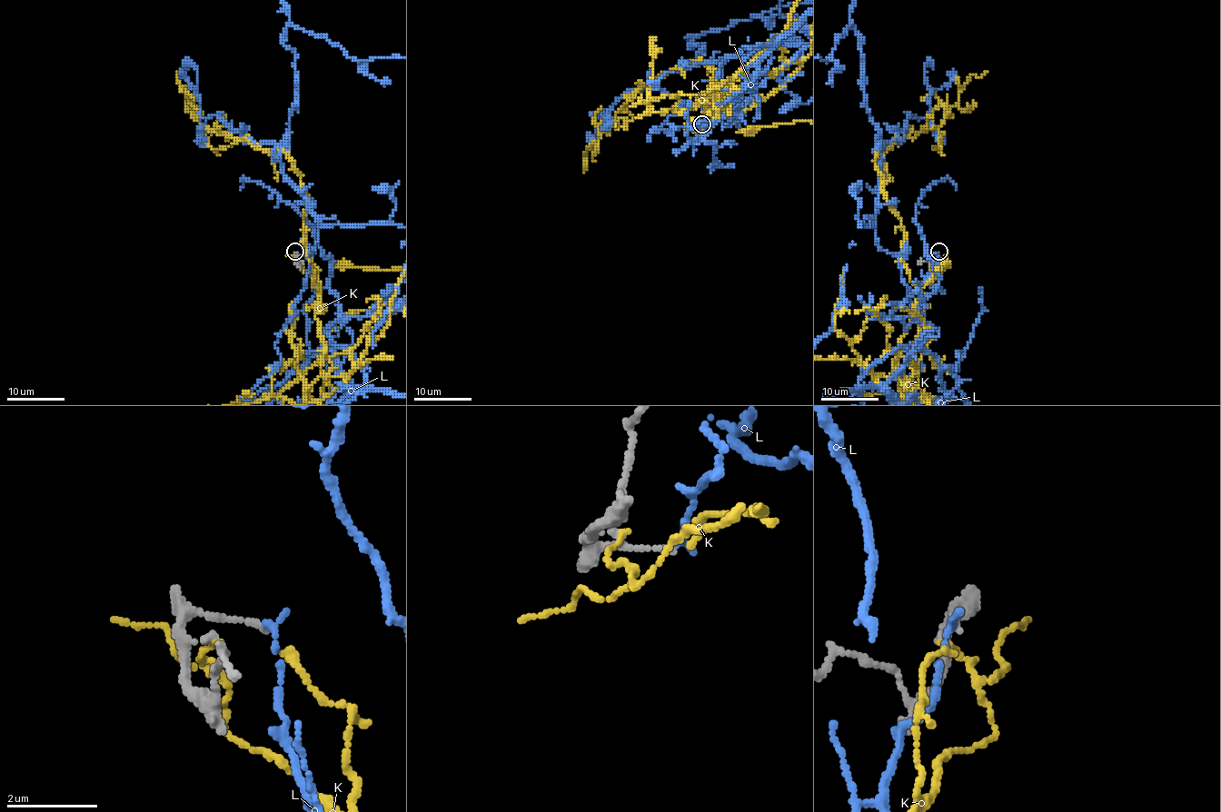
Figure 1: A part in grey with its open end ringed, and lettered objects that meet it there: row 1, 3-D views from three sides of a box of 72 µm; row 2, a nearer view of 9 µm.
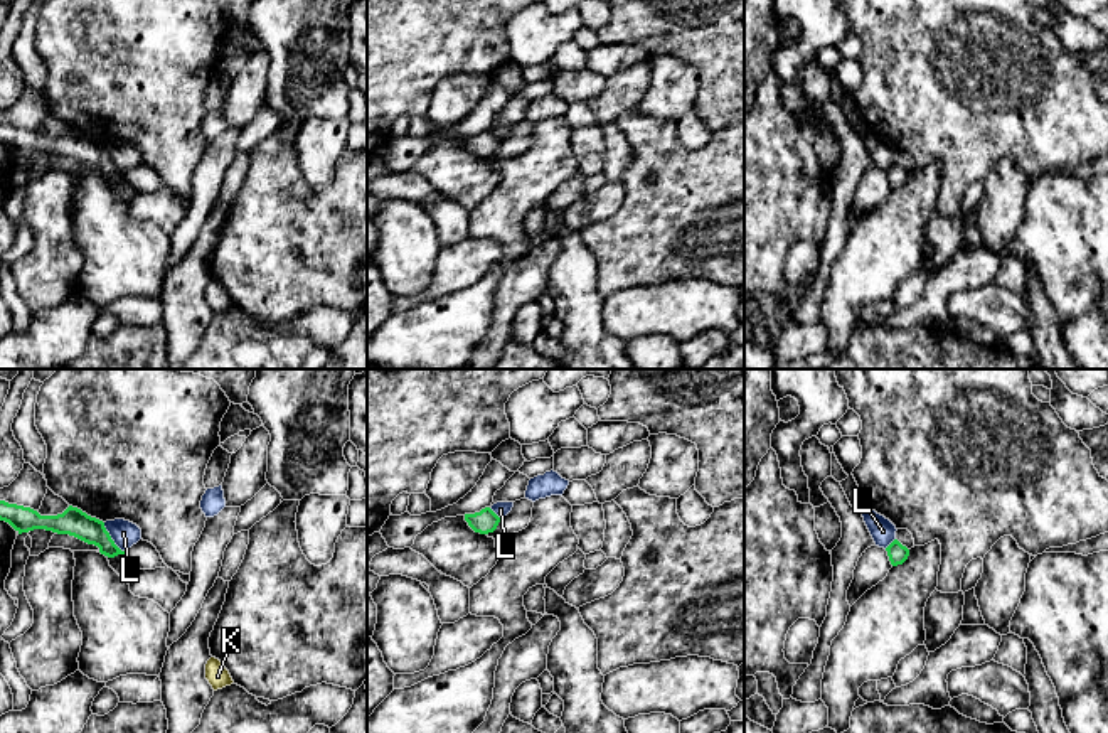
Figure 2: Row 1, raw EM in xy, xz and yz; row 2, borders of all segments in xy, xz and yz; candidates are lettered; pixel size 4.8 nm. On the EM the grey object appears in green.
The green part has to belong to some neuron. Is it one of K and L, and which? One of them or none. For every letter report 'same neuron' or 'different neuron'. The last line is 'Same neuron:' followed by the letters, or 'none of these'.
K: different neuron
L: different neuron
Same neuron: none of these

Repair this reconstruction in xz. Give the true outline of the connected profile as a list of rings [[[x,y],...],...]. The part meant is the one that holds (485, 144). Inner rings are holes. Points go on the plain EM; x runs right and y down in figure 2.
[[[490,130],[482,131],[475,136],[465,136],[468,148],[480,157],[493,155],[502,140],[498,140]]]

